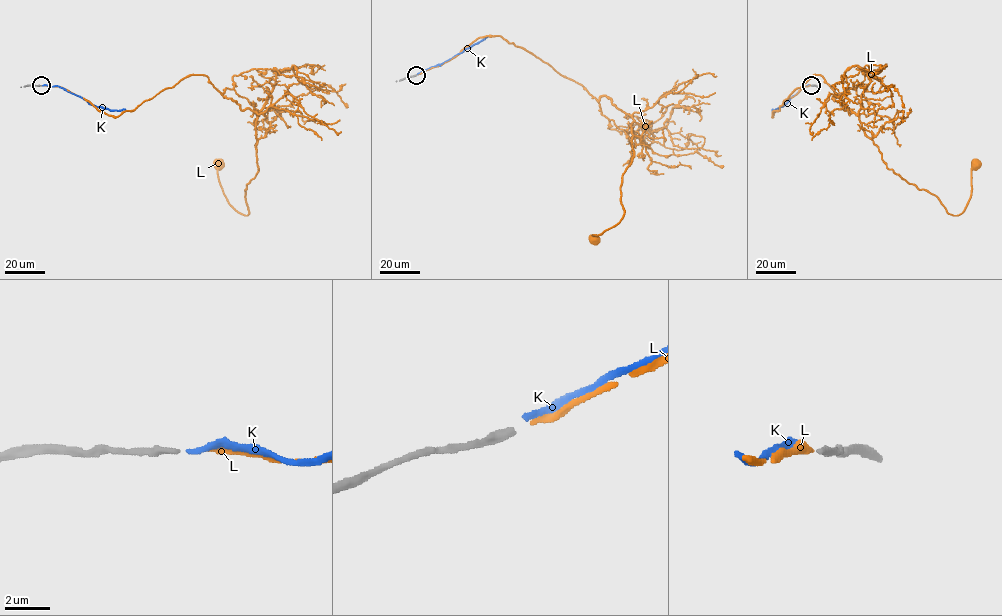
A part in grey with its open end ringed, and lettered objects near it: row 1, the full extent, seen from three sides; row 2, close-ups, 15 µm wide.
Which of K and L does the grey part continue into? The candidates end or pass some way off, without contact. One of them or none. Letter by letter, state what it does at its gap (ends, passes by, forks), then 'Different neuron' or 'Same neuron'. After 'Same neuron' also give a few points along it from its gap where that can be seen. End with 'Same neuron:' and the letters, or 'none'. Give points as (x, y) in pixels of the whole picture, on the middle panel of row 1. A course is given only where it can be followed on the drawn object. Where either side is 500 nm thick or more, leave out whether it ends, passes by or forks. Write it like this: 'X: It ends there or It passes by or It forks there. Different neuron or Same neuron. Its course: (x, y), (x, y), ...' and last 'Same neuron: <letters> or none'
K: It ends there. Different neuron
L: It ends there. Same neuron. Its course: (418, 74), (478, 38), (499, 36), (628, 114), (633, 156), (622, 176), (624, 212), (592, 239)
Same neuron: L

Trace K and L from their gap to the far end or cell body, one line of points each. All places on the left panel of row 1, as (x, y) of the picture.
K: (42, 85), (65, 88), (97, 107), (111, 110), (125, 109)
L: (42, 85), (118, 117), (205, 75), (258, 115), (246, 215), (229, 203), (217, 166)

